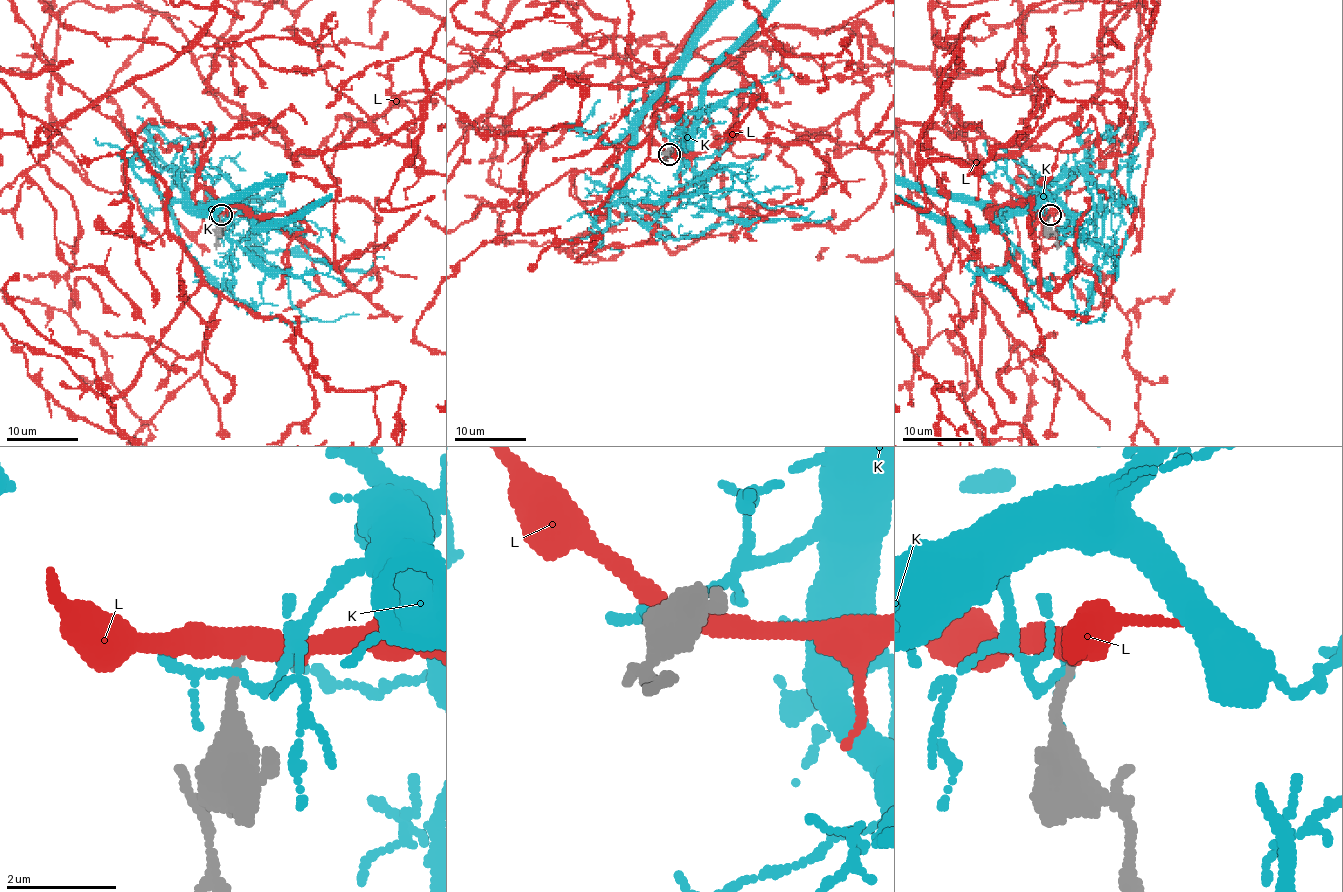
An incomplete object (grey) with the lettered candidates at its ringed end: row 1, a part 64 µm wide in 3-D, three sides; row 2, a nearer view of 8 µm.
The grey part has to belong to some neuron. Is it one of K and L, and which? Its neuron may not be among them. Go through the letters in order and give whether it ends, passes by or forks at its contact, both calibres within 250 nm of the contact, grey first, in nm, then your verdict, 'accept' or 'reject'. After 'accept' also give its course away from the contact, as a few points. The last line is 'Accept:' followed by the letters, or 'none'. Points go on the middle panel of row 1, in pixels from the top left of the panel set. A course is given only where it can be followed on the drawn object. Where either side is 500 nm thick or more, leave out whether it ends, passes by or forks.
K: it forks there; 200 nm thick on the grey side, 100 nm on the other; reject
L: it passes by; 150 nm thick on the grey side, 420 nm on the other; reject
Accept: none

